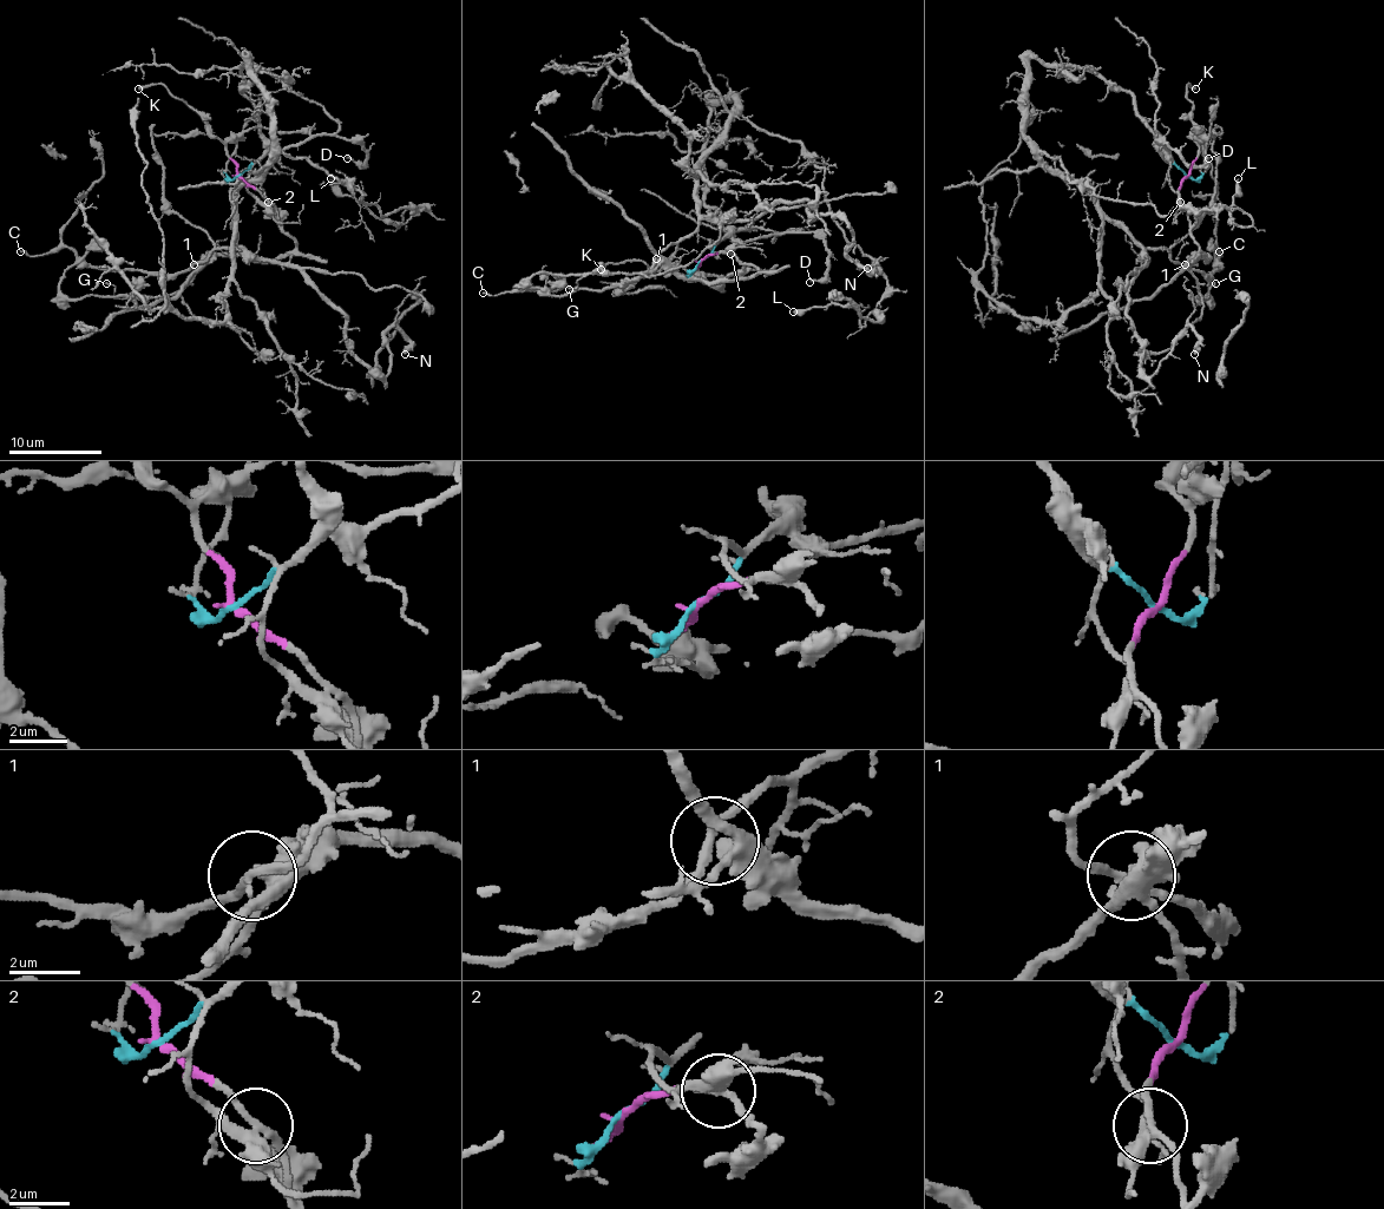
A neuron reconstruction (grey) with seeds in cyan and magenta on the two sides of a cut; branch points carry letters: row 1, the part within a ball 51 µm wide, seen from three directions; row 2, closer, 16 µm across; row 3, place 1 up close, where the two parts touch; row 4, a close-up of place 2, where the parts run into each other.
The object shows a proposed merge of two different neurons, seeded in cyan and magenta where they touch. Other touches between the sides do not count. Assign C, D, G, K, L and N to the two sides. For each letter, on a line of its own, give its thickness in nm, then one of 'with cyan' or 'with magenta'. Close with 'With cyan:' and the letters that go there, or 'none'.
C: calibre 150 nm; with cyan
D: calibre 160 nm; with cyan
G: calibre 150 nm; with magenta
K: calibre 280 nm; with magenta
L: calibre 200 nm; with cyan
N: calibre 380 nm; with cyan
With cyan: C, D, L, N

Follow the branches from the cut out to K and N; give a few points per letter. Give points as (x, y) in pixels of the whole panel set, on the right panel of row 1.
K: (1186, 176), (1198, 145), (1191, 135), (1193, 118), (1186, 85), (1195, 87)
N: (1186, 176), (1128, 92), (1029, 63), (1027, 140), (1147, 257), (1126, 315), (1142, 370), (1188, 327), (1193, 355)

